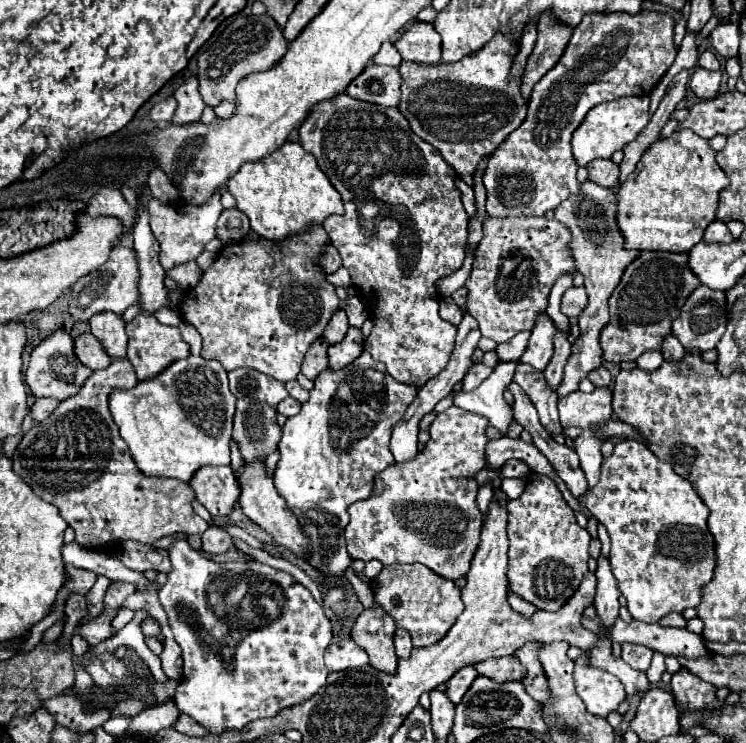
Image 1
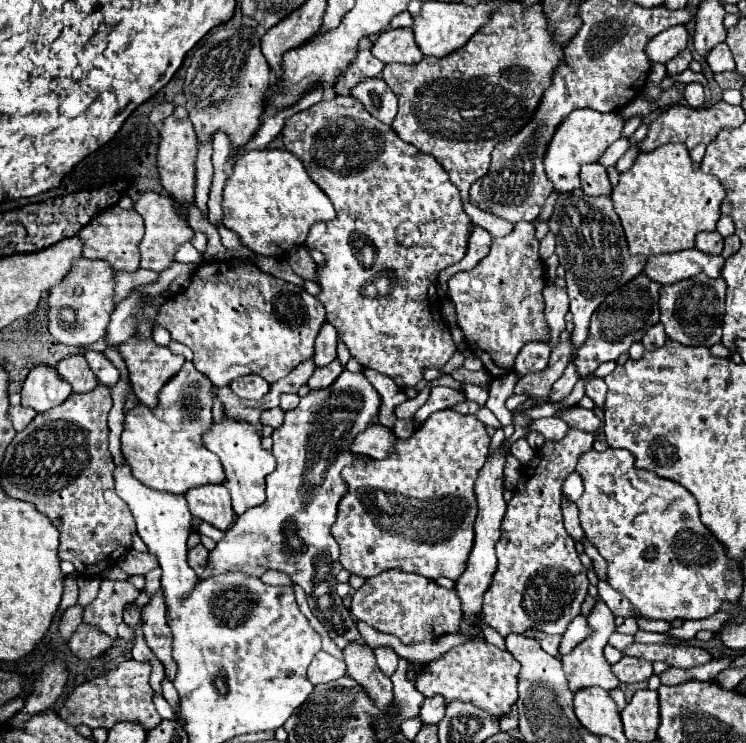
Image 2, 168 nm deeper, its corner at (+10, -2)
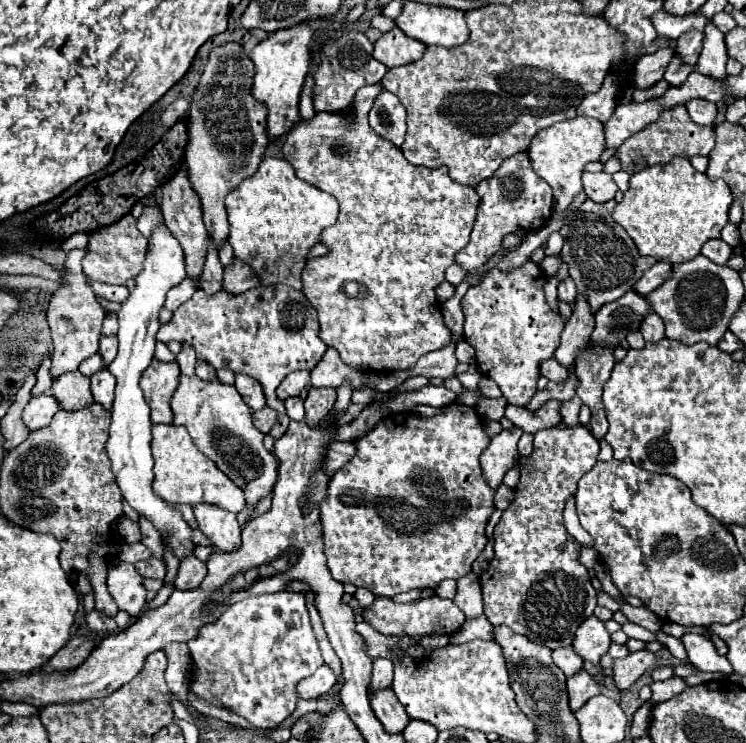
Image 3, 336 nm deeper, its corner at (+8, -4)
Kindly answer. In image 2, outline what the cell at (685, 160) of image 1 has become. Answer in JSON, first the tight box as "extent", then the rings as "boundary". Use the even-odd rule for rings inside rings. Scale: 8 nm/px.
{"extent":[611,144,723,258],"boundary":[[[665,144],[663,148],[637,156],[633,168],[619,176],[611,200],[621,218],[629,252],[649,258],[693,248],[699,232],[713,232],[721,218],[723,194],[721,182],[715,176],[703,174],[683,144]]]}

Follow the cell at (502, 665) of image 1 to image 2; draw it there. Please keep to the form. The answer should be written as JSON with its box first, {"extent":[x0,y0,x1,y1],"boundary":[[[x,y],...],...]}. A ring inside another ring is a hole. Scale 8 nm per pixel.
{"extent":[415,640,519,720],"boundary":[[[469,640],[461,646],[451,648],[441,658],[429,662],[423,674],[415,680],[415,688],[425,698],[431,698],[435,694],[443,696],[445,706],[449,706],[453,700],[471,702],[473,706],[489,712],[493,720],[501,720],[517,702],[517,672],[519,662],[507,650],[499,650],[485,640]]]}

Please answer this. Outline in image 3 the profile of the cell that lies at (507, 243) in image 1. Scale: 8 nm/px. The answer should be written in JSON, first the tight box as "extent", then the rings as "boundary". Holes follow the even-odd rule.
{"extent":[461,260,565,406],"boundary":[[[527,260],[523,266],[507,272],[499,268],[489,270],[479,284],[469,286],[461,300],[465,314],[463,338],[475,348],[481,374],[495,380],[507,402],[515,406],[527,406],[537,392],[539,362],[553,356],[565,326],[565,320],[551,312],[545,302],[545,282],[547,276],[539,264]]]}

